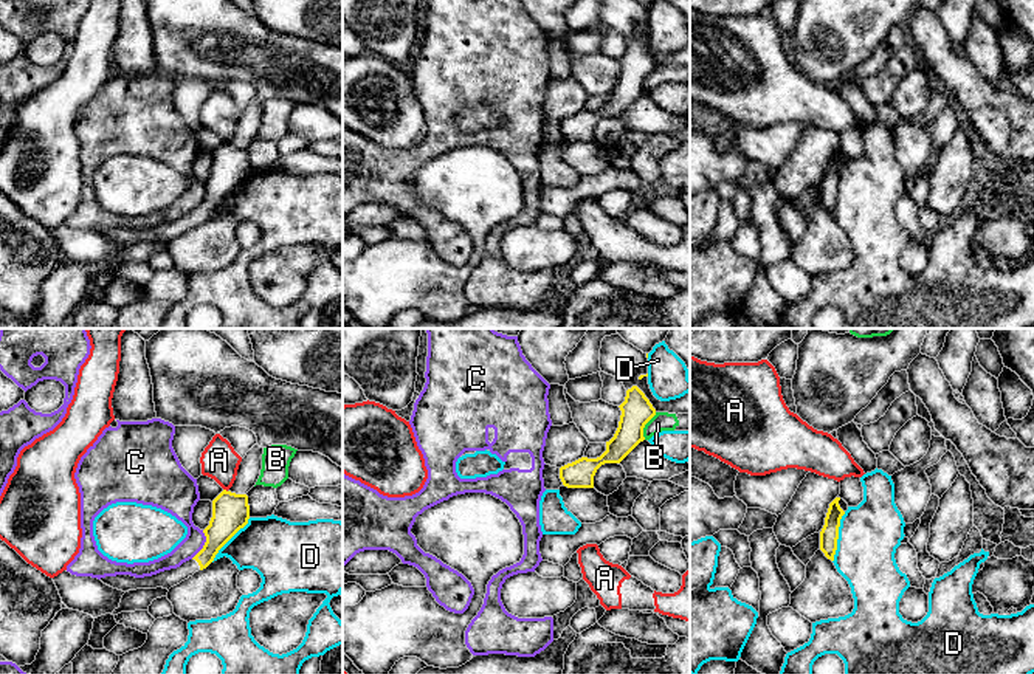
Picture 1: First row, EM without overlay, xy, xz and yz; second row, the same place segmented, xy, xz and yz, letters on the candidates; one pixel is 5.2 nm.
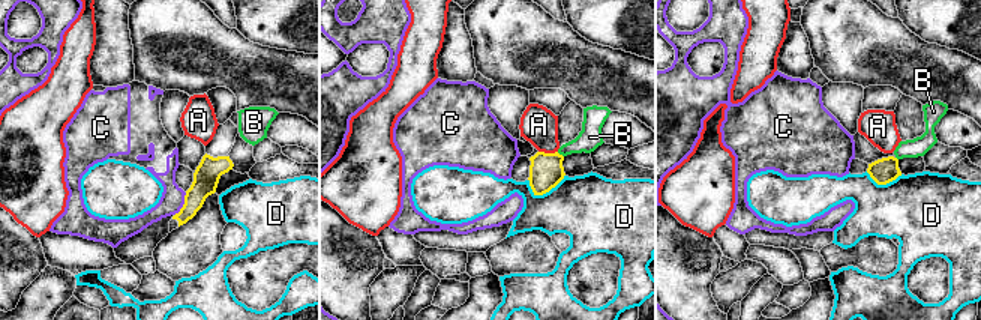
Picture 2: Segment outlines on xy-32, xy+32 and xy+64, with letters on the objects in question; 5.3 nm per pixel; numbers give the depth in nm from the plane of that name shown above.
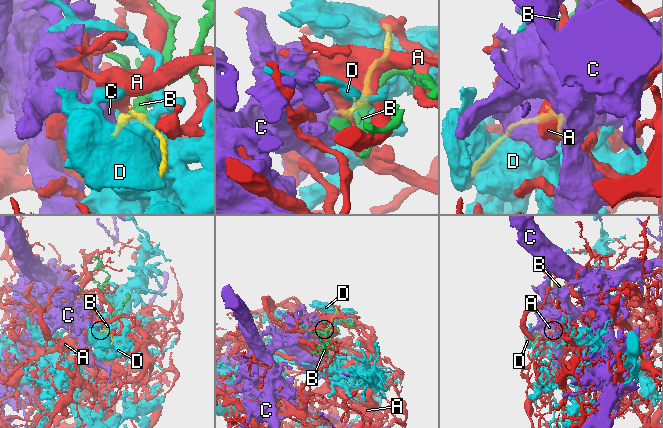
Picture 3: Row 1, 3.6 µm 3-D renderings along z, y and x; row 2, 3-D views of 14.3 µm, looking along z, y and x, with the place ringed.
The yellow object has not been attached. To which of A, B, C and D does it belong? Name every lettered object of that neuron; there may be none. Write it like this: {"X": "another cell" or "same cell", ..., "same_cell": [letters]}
{"A": "another cell", "B": "another cell", "C": "another cell", "D": "another cell", "same_cell": []}

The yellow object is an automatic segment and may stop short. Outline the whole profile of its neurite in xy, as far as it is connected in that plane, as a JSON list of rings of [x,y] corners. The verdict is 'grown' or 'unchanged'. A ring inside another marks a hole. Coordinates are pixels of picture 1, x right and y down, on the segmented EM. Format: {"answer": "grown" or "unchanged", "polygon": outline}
{"answer": "grown", "polygon": [[[223,490],[212,500],[212,518],[209,525],[203,530],[206,542],[192,559],[183,562],[177,569],[164,570],[152,576],[135,578],[130,575],[116,575],[101,578],[101,581],[122,592],[157,587],[169,590],[195,572],[206,569],[214,561],[219,550],[248,524],[248,519],[248,496]]]}

